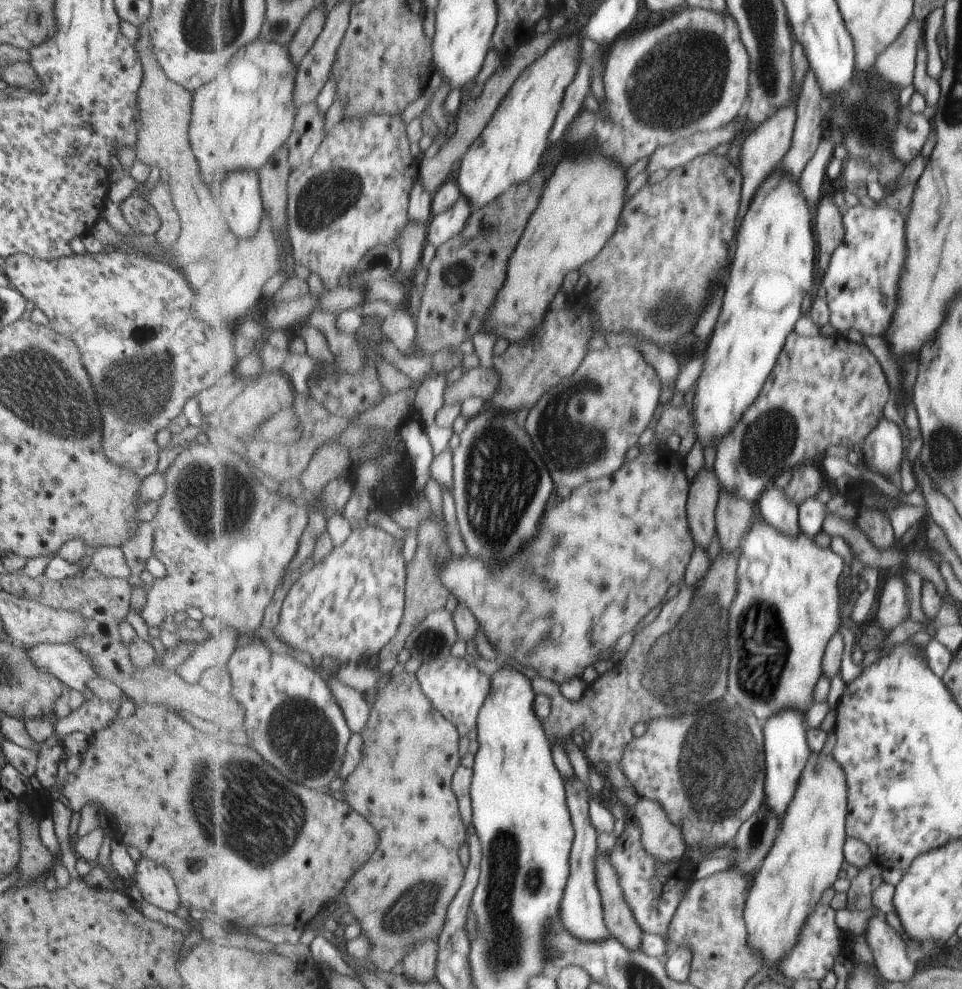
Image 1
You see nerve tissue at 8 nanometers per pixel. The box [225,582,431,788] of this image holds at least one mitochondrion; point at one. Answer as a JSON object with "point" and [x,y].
{"point":[304,738]}

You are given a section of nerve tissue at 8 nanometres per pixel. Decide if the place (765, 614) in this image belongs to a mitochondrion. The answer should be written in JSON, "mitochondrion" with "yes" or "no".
{"mitochondrion":"yes"}

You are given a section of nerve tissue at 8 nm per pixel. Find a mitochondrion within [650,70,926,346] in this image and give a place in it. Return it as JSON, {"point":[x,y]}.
{"point":[866,120]}

